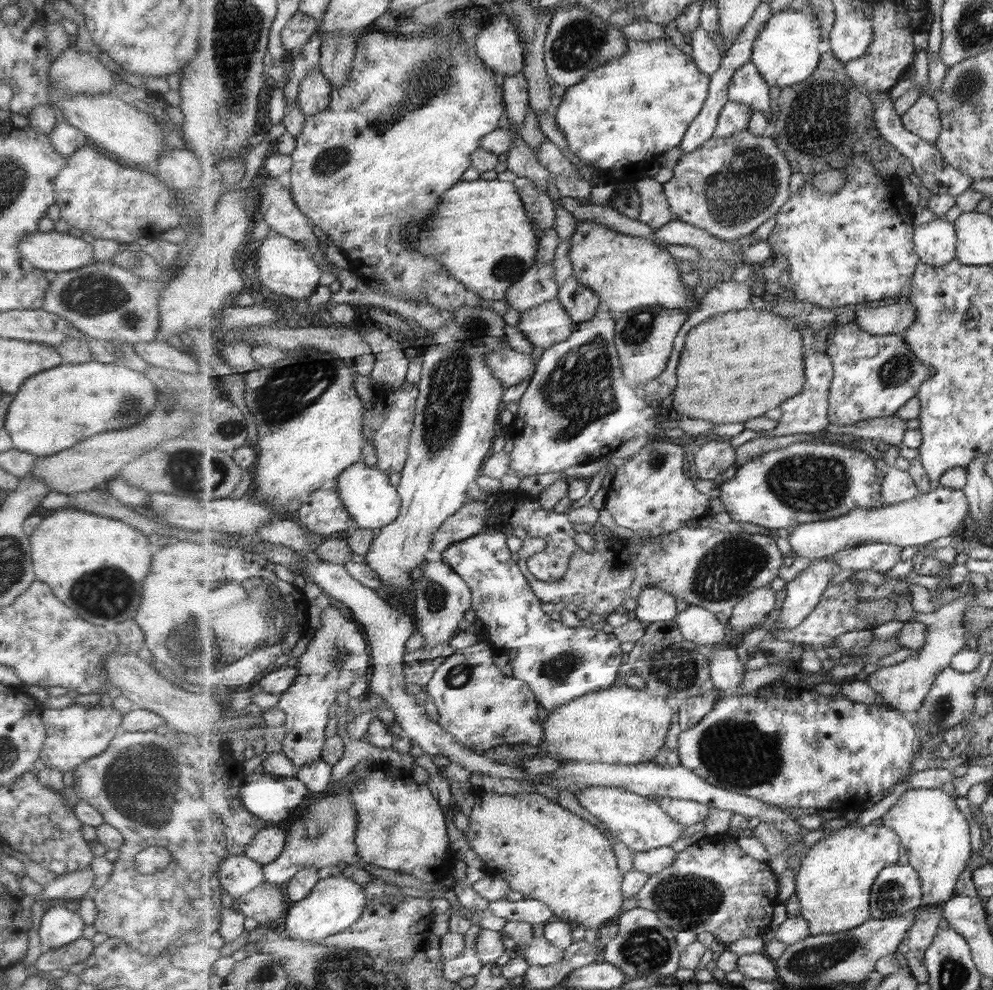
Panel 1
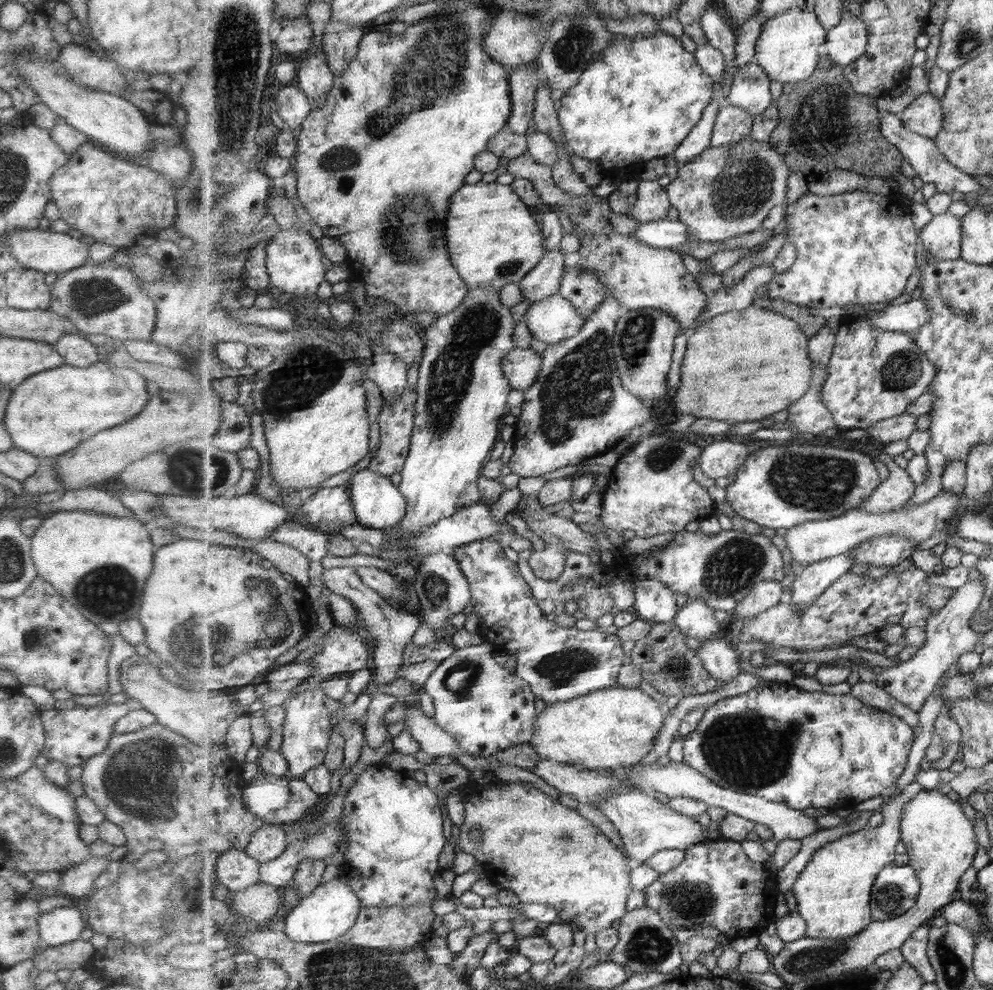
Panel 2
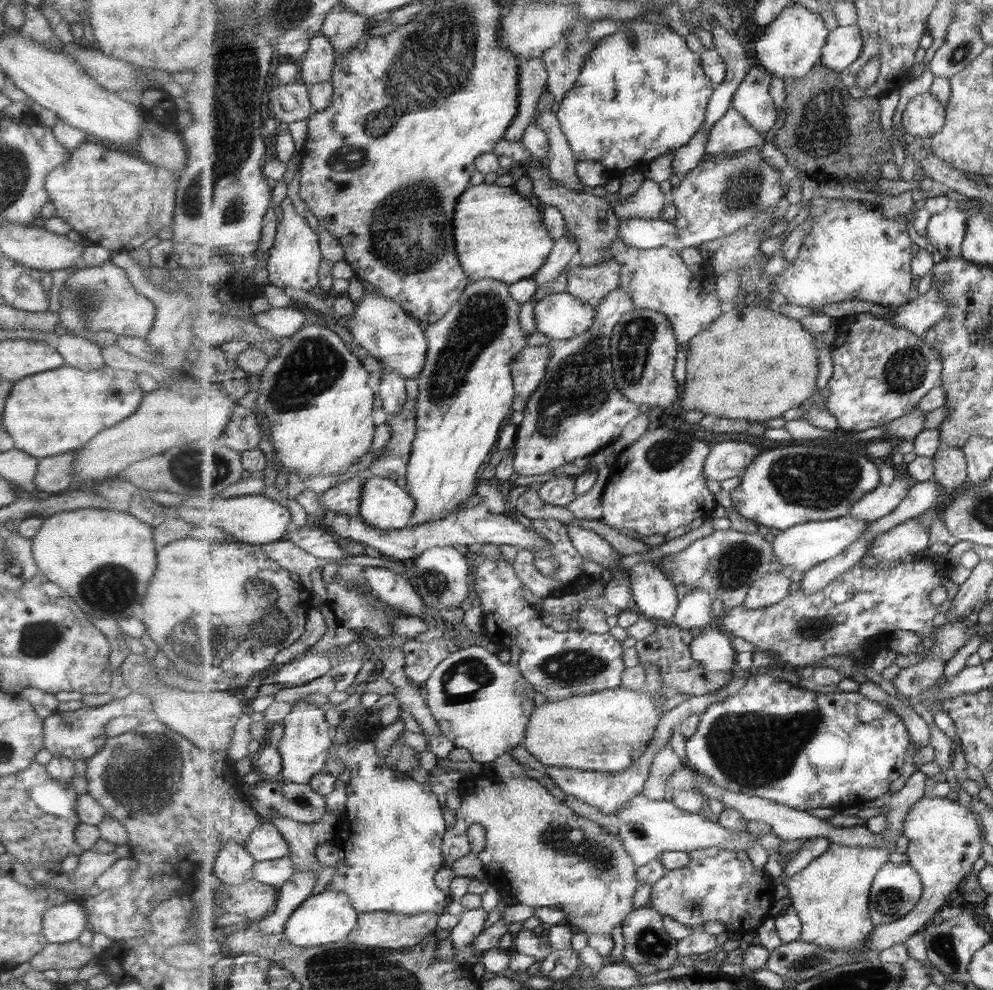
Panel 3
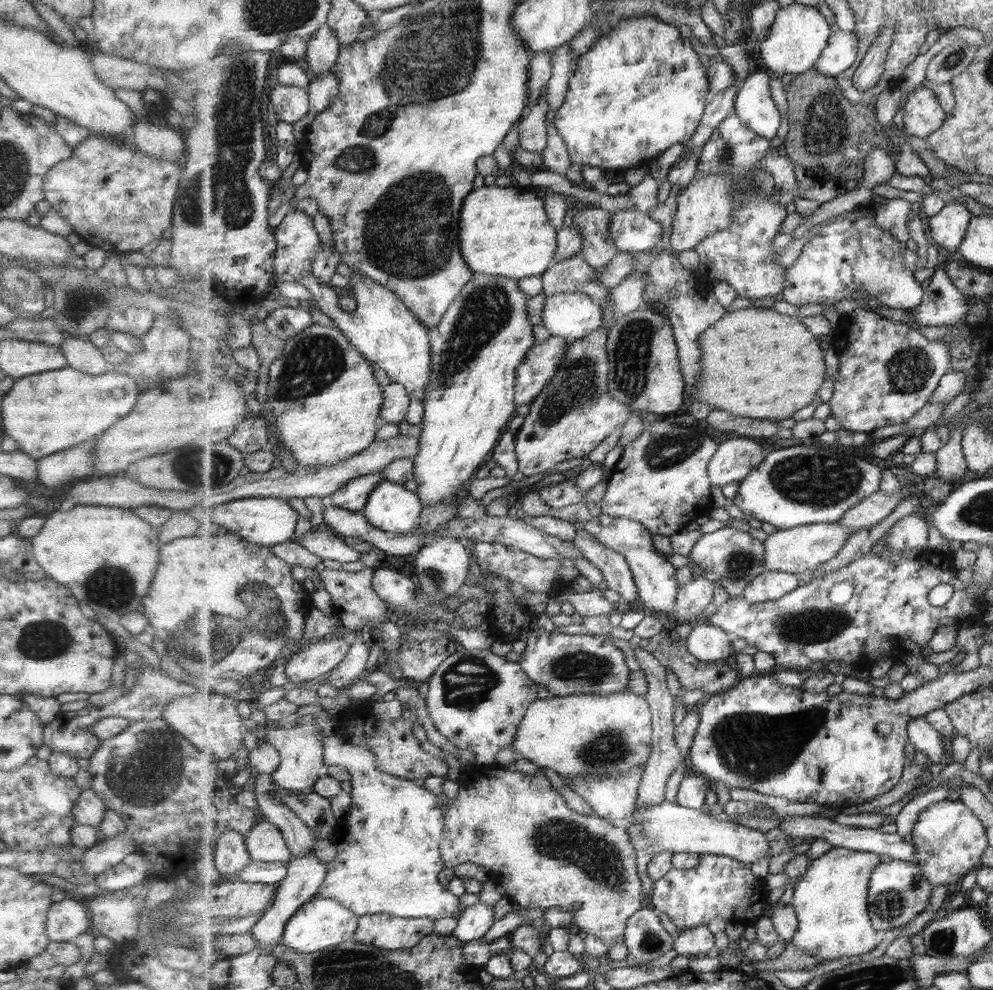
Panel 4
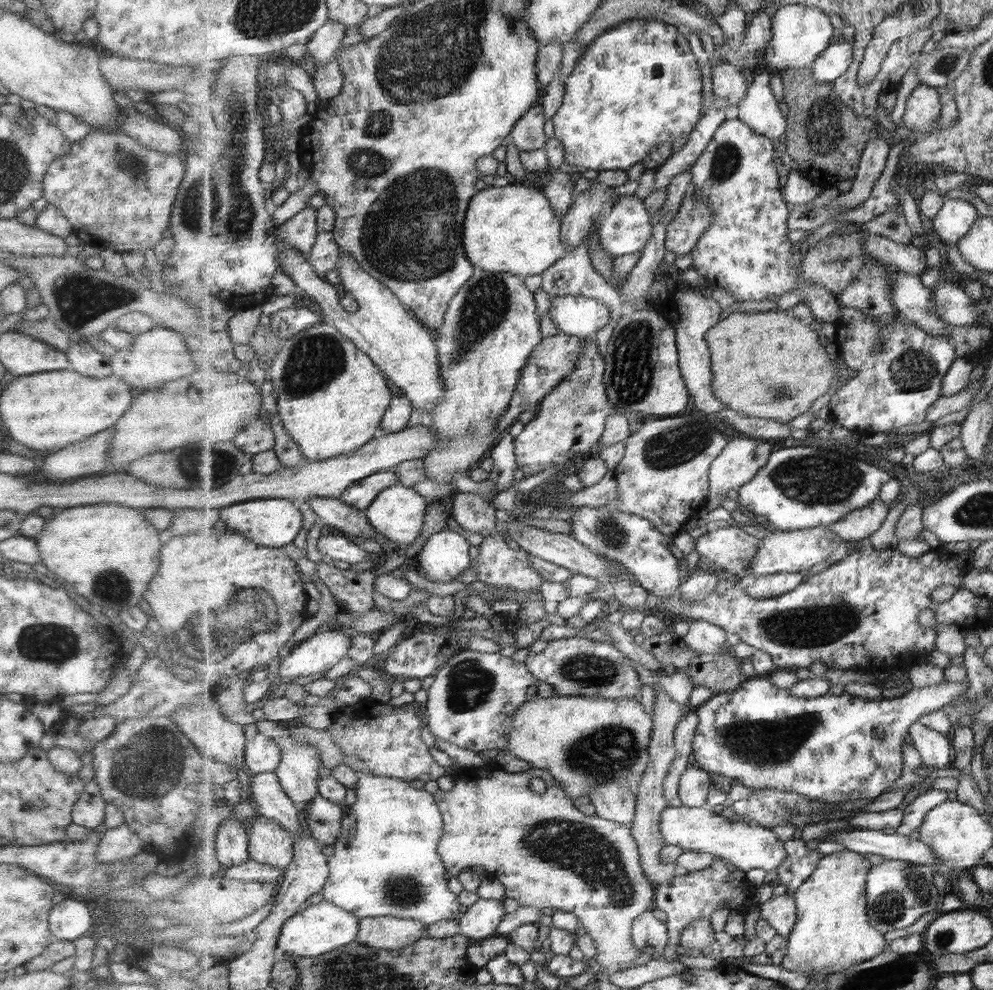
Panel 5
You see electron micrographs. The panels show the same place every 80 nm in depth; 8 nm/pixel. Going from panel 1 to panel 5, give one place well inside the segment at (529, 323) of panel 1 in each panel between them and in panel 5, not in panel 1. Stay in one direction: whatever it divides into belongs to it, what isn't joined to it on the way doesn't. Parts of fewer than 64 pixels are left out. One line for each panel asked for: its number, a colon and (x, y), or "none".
2: (553, 320)
3: (558, 316)
4: (574, 315)
5: (580, 316)

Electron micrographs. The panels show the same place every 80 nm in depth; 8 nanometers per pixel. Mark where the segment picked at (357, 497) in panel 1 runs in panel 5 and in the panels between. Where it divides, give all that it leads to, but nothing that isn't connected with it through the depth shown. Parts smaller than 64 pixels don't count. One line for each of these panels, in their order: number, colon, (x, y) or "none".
2: (379, 504)
3: (385, 505)
4: (393, 508)
5: (399, 513)

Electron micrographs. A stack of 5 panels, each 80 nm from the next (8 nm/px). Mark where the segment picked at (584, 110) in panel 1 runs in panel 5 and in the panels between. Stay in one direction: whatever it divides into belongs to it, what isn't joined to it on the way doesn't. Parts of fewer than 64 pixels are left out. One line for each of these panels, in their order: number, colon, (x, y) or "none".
2: (640, 100)
3: (642, 93)
4: (641, 89)
5: (639, 85)

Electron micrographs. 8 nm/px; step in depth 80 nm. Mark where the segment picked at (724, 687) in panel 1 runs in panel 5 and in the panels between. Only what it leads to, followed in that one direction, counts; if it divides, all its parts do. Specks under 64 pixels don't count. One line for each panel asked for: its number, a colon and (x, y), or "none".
2: (722, 662)
3: (712, 648)
4: (706, 642)
5: (705, 637)

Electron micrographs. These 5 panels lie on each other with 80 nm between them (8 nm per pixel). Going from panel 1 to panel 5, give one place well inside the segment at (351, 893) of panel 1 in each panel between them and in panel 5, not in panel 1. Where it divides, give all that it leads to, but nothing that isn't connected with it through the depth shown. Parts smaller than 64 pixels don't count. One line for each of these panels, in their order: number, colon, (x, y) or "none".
2: (332, 909)
3: (324, 918)
4: (323, 922)
5: (322, 927)

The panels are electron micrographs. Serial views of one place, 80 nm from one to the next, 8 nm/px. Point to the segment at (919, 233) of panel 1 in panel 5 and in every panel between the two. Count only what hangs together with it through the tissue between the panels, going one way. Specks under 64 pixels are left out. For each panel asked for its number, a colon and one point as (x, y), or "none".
2: (942, 236)
3: (946, 232)
4: (948, 228)
5: (957, 216)

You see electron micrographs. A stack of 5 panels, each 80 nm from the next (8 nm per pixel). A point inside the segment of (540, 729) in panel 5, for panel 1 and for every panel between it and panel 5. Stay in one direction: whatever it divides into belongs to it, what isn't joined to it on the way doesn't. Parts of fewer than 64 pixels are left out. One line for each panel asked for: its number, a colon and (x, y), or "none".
1: (620, 725)
2: (616, 728)
3: (608, 731)
4: (581, 735)

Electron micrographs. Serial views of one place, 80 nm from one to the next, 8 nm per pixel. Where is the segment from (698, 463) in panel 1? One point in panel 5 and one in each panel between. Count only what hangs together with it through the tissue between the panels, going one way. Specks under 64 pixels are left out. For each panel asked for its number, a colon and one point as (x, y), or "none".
2: (720, 458)
3: (728, 459)
4: (737, 458)
5: (741, 462)

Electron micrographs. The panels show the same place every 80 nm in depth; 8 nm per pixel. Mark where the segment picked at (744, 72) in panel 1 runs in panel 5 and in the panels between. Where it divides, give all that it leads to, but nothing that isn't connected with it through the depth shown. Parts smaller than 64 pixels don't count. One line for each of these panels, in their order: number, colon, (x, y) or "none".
2: (751, 90)
3: (752, 98)
4: (754, 104)
5: (760, 109)

